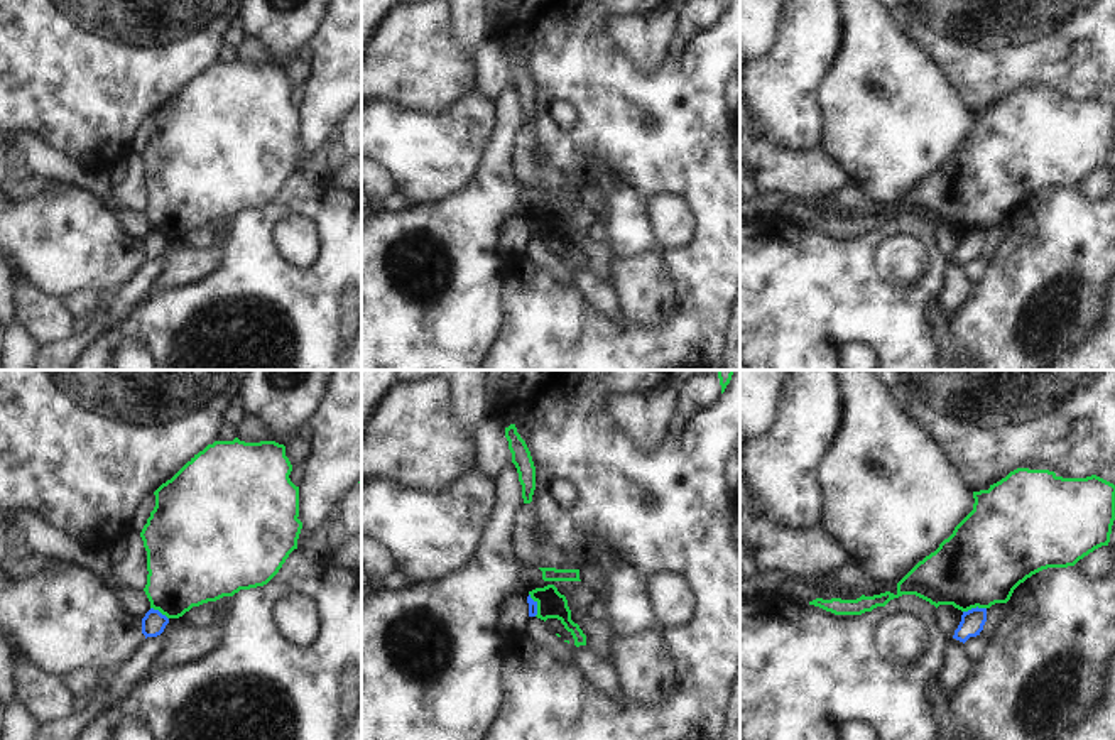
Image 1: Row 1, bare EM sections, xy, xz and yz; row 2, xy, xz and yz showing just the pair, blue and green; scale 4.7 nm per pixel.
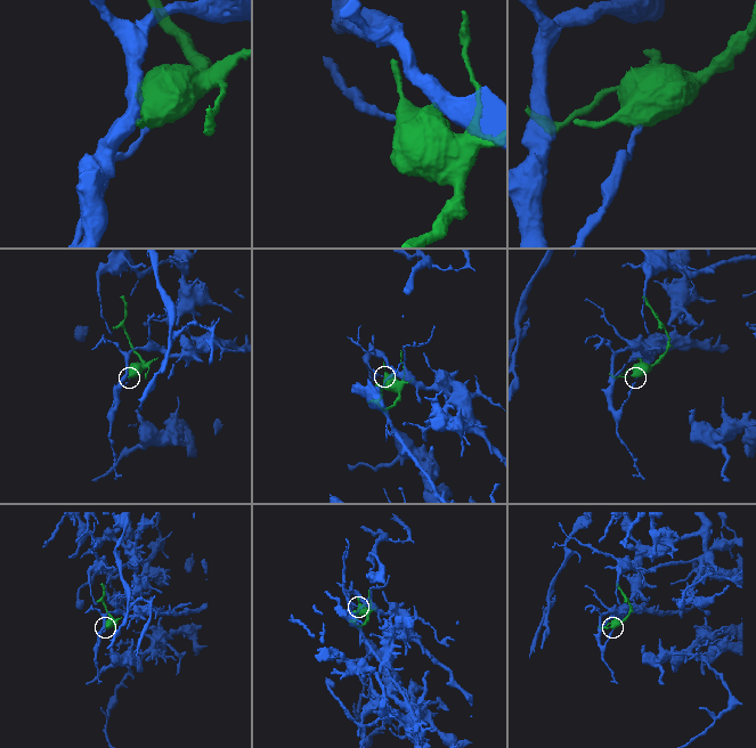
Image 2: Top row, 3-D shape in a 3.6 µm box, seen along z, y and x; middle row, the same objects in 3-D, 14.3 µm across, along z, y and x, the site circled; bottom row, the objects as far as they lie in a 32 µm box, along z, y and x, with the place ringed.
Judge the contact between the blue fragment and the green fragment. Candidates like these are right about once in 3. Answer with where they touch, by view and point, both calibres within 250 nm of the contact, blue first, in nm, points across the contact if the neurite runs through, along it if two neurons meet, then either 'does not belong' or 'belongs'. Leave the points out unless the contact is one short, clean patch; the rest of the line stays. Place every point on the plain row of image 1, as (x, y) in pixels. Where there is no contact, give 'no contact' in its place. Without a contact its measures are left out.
meets blue in yz at (973, 230); 110 nm thick on the blue side, 400 nm on the other; border along yz (985, 228), (972, 228), (963, 233); does not belong

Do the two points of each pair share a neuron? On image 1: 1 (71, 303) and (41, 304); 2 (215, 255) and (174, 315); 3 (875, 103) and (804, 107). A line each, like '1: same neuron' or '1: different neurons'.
1: different neurons
2: different neurons
3: different neurons

